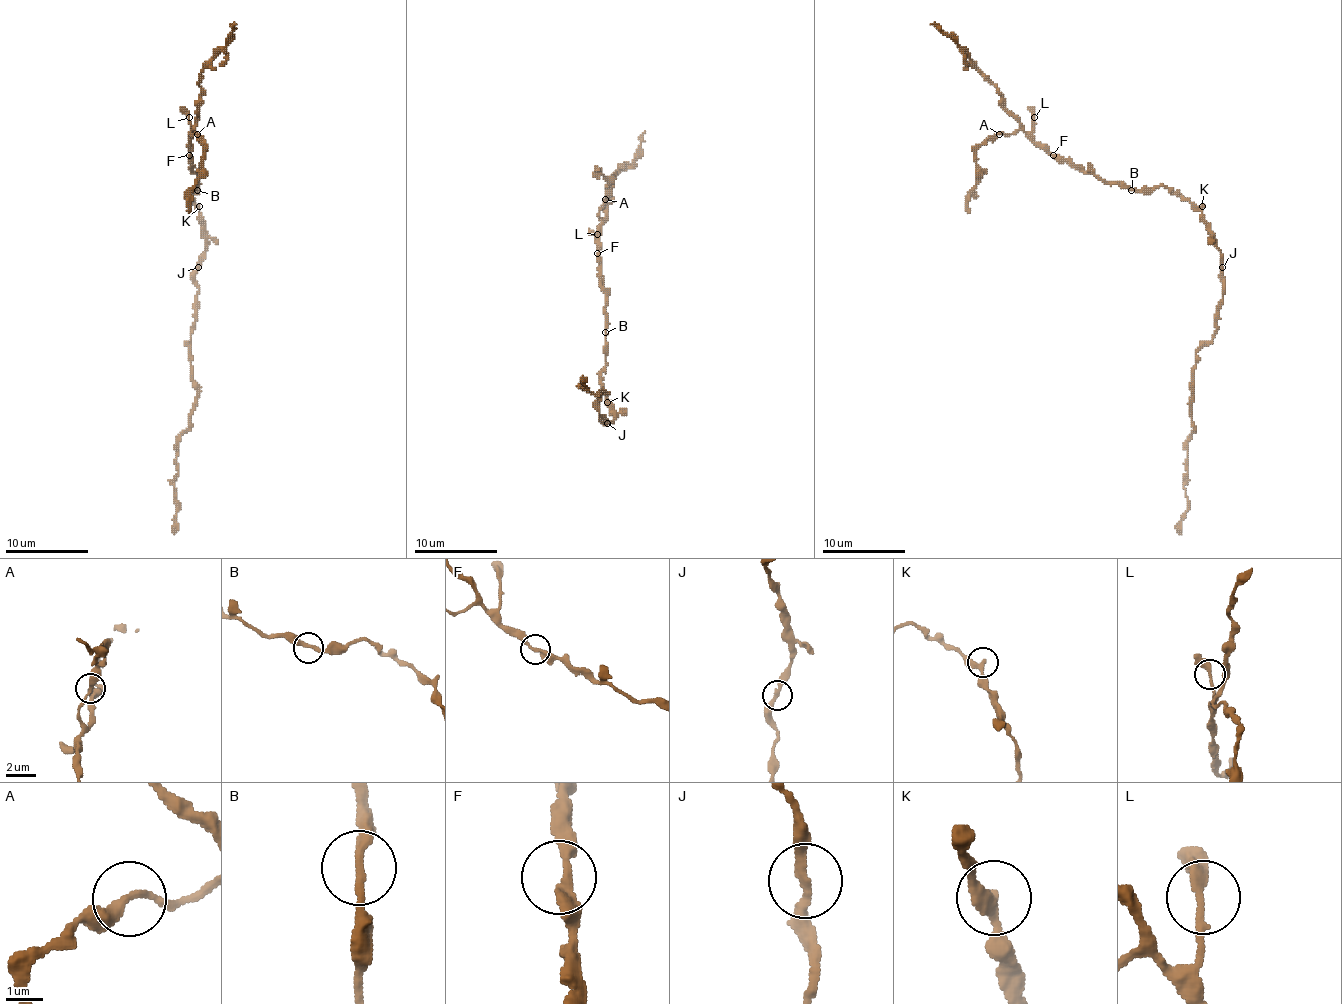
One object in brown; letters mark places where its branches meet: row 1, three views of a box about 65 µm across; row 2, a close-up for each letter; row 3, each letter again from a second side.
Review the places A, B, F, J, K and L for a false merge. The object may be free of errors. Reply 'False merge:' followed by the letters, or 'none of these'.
False merge: none of these

